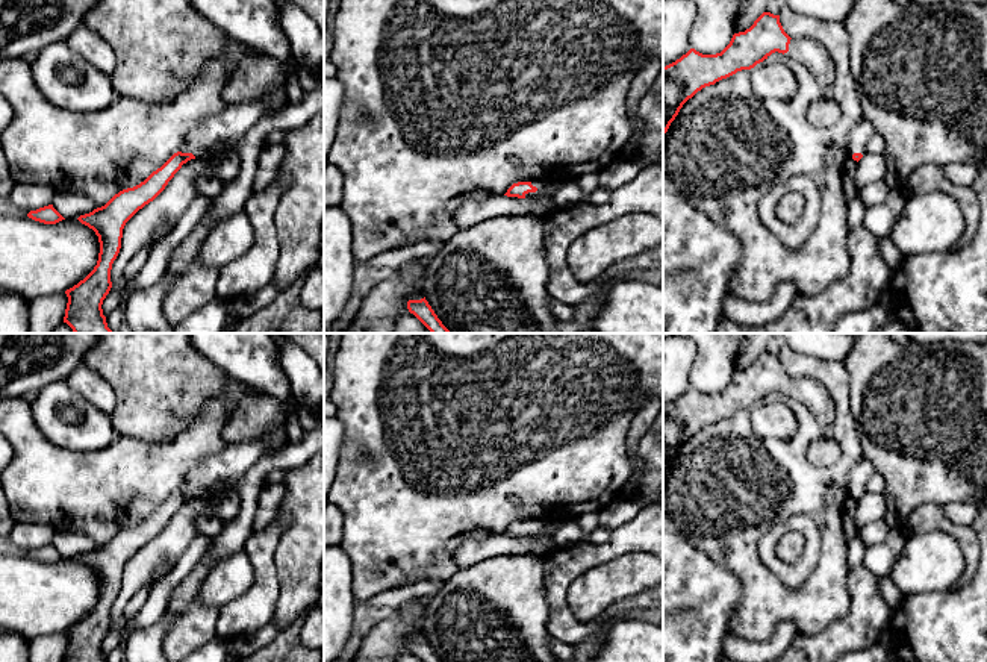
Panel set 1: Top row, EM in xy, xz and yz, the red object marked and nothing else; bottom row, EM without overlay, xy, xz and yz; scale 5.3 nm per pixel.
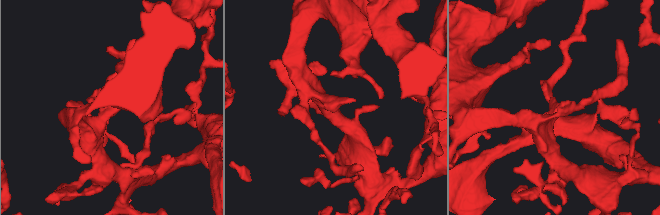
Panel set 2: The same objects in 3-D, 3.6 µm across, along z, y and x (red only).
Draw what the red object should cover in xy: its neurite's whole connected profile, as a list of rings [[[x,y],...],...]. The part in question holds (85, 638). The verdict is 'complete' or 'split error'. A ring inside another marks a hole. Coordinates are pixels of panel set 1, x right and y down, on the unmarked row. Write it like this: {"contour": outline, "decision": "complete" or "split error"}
{"contour": [[[276,429],[259,441],[232,442],[221,453],[210,456],[195,465],[185,479],[185,485],[174,492],[160,507],[153,511],[144,521],[133,527],[127,527],[115,533],[104,545],[89,553],[80,554],[77,559],[92,568],[98,576],[100,592],[94,609],[77,624],[67,629],[68,636],[64,662],[106,662],[103,654],[103,639],[112,627],[111,609],[121,588],[123,568],[126,562],[145,544],[153,541],[174,517],[174,514],[191,498],[210,500],[220,492],[235,488],[241,476],[248,471],[266,451],[277,450],[288,444],[285,430]]], "decision": "split error"}

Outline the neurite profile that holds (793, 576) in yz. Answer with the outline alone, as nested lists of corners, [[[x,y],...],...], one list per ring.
[[[793,515],[784,523],[775,524],[758,541],[758,557],[761,564],[789,591],[802,588],[814,573],[820,559],[822,538],[816,523],[808,515]],[[787,532],[799,532],[804,538],[804,550],[795,564],[786,564],[777,557],[777,545]]]

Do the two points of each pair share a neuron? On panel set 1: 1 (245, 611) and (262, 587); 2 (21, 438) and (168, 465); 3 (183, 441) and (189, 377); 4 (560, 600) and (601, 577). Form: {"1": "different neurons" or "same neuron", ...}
{"1": "same neuron", "2": "same neuron", "3": "different neurons", "4": "different neurons"}

